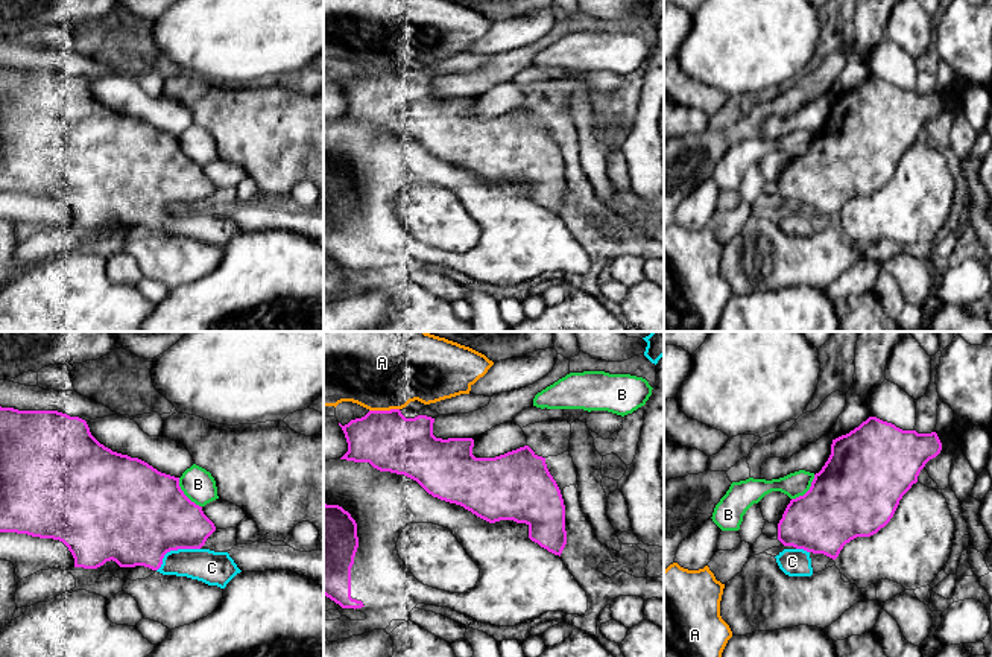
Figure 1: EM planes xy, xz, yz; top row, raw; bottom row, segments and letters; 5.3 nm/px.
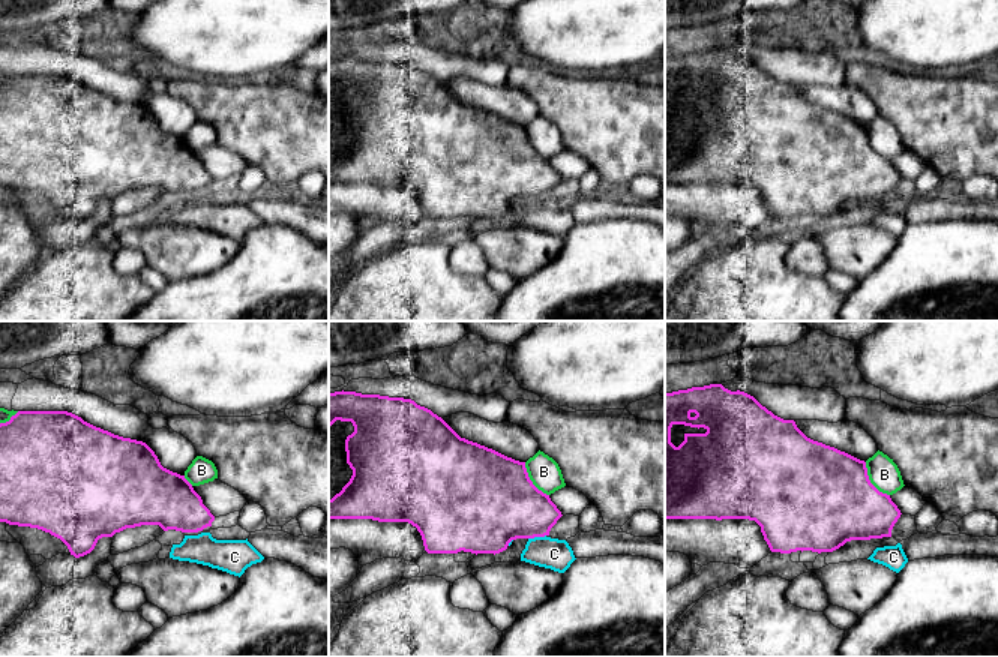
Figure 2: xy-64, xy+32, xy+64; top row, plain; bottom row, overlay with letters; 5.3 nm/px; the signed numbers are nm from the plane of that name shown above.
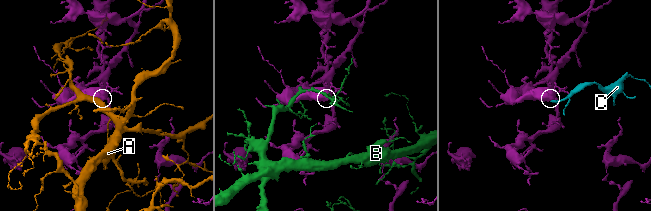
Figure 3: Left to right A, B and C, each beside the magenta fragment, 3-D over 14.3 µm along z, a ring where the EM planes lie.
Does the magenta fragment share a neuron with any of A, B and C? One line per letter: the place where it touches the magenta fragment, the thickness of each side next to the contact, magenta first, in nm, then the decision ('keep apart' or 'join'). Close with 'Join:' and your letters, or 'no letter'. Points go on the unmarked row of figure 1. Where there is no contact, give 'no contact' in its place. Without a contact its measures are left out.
A: xz (383, 70) | 320/360 nm | keep apart
B: xy (184, 154) | 480/170 nm | keep apart
C: xy (173, 209) | 480/180 nm | join
Join: C

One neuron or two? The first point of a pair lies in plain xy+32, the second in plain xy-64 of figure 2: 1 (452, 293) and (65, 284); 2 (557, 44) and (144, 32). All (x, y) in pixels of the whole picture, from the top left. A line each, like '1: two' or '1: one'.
1: one
2: one

